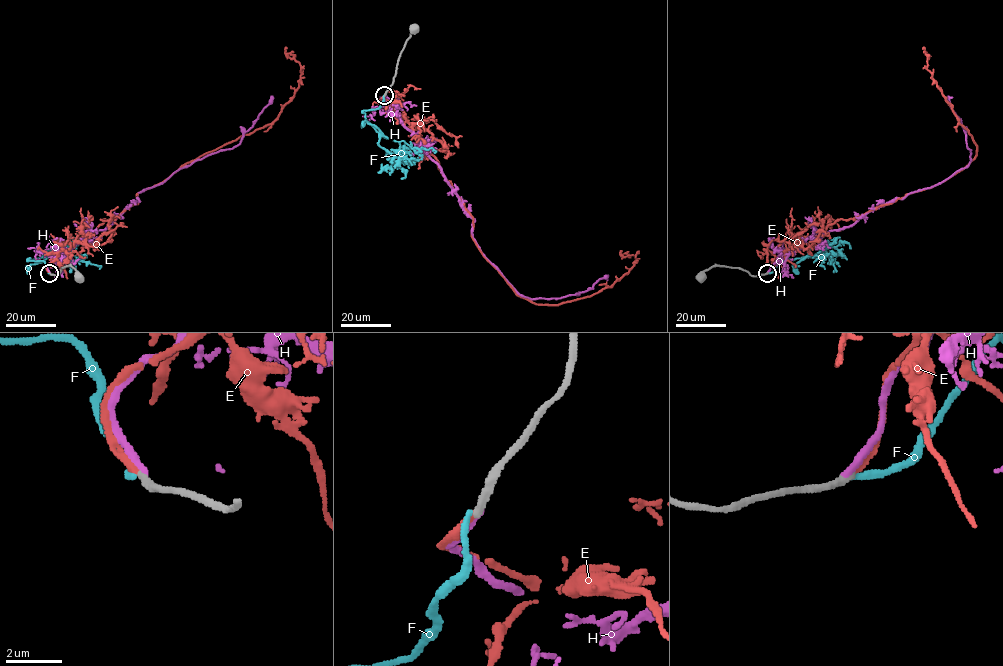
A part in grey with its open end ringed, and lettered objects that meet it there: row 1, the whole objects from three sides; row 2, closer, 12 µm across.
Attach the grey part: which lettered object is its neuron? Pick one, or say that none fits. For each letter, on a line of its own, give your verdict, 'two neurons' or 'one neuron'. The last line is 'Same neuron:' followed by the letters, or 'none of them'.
E: one neuron
F: two neurons
H: two neurons
Same neuron: E

